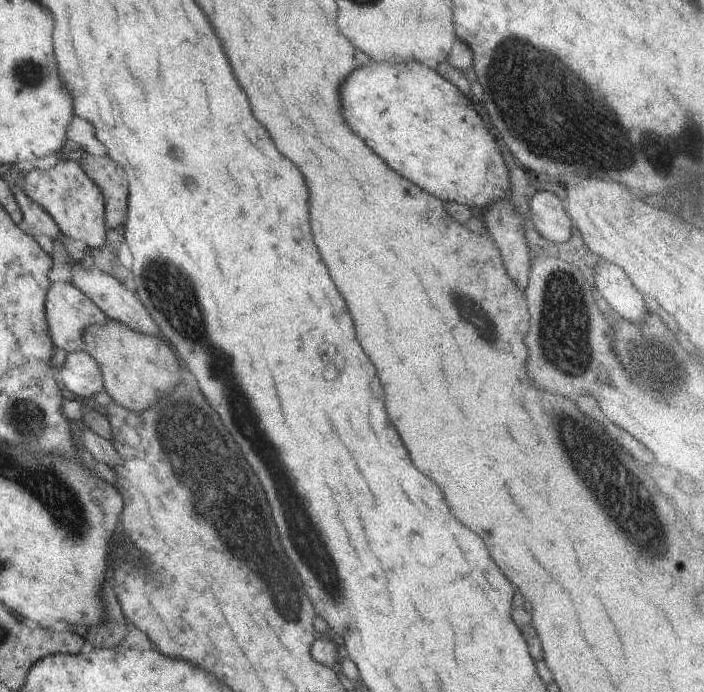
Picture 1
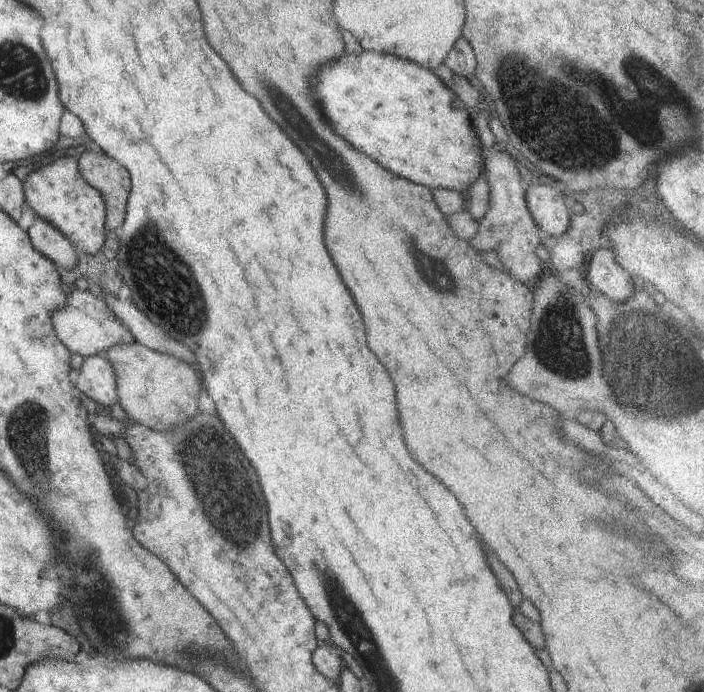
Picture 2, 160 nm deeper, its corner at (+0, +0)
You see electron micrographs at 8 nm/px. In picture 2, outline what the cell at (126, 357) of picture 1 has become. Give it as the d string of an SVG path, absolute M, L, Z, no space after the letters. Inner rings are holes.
M138 342L110 347L99 356L113 366L119 402L130 421L165 433L199 414L200 378L188 364Z

